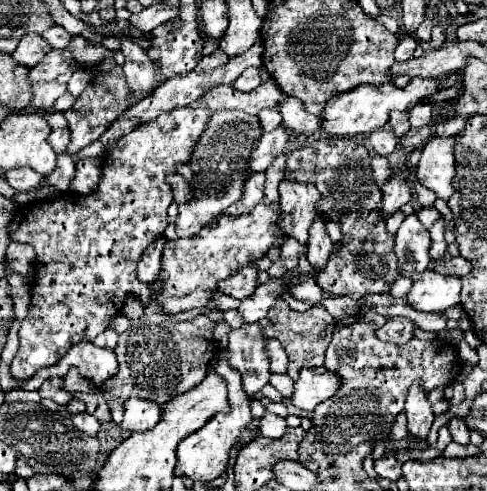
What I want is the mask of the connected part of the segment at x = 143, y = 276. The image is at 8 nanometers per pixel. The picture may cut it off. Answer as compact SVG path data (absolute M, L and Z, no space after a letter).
M156 239L150 249L146 249L138 261L138 269L136 269L136 275L140 281L144 283L154 283L158 279L158 273L160 273L160 255L162 255L162 249L164 249L164 243L166 239Z

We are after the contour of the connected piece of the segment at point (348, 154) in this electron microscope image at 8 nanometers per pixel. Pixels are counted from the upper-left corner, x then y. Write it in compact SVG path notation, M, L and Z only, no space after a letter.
M320 137L288 153L284 177L316 185L322 195L316 213L324 213L326 223L334 221L342 227L342 251L332 255L322 275L318 275L318 285L324 291L346 293L352 299L360 299L366 293L388 293L400 273L394 255L394 235L382 229L382 191L370 179L368 149L356 149L356 139Z

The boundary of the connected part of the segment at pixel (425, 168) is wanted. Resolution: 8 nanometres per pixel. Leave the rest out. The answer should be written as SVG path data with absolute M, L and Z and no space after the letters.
M434 137L422 151L420 163L416 167L416 179L426 189L434 191L438 199L448 201L454 193L452 177L454 167L454 143L456 137Z

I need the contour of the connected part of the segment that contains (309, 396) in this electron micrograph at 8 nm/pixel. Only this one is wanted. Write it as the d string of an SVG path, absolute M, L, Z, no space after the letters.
M308 367L300 371L300 379L294 383L292 403L304 411L314 411L316 405L334 397L340 389L340 377L322 367Z

